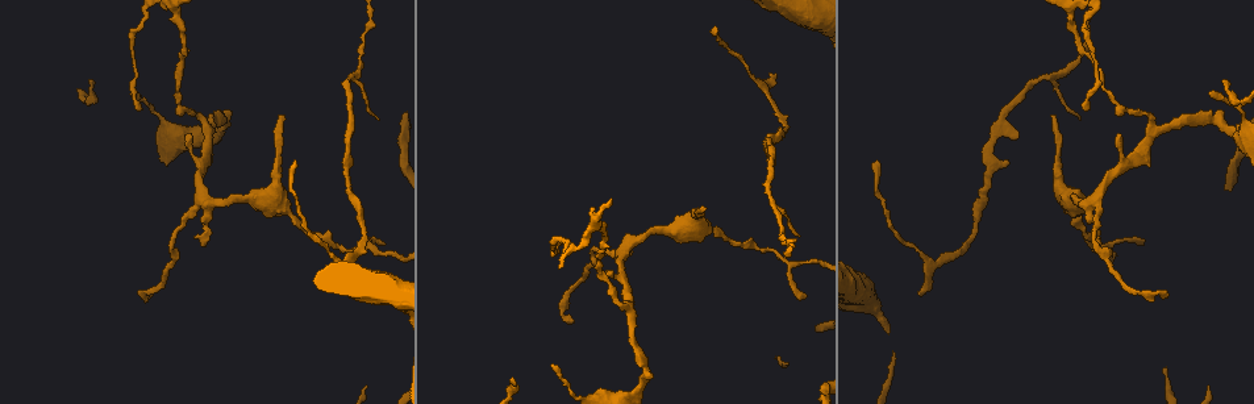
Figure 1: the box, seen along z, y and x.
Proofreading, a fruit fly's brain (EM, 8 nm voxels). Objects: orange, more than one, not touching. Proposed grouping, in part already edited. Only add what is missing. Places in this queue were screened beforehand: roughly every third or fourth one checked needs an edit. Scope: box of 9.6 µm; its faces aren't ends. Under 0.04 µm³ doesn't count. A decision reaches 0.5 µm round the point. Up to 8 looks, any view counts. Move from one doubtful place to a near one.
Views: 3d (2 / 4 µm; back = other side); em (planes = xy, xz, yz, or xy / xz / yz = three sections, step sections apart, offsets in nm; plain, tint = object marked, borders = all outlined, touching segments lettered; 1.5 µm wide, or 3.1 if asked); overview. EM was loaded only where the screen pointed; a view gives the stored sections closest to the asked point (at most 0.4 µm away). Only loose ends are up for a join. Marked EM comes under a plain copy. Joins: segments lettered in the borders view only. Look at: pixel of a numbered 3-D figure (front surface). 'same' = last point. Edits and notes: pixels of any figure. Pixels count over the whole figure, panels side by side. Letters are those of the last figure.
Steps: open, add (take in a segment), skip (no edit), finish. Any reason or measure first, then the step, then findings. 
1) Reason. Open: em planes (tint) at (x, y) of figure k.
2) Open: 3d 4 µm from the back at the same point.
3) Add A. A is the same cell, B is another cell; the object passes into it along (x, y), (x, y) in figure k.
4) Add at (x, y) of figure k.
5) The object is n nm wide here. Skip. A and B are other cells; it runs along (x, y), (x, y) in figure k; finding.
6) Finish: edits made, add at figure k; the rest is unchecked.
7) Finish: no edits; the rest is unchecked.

An open end. Open: 3d 2 µm at (385, 245) of figure 1.

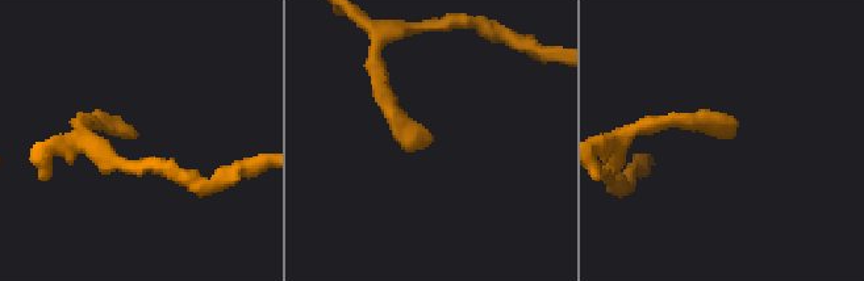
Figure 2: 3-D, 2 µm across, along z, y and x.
Open: em planes (borders) at (433, 136) of figure 2.

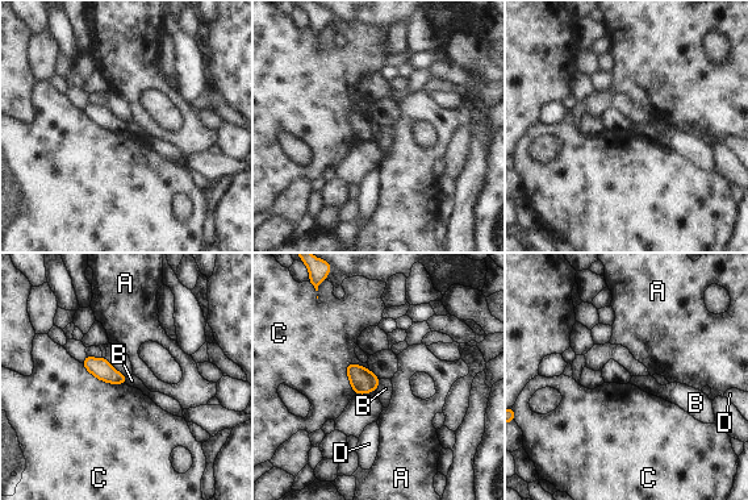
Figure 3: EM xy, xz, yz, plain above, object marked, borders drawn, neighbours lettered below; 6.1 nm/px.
Skip. A, B, C and D are other cells; a border runs along (380, 379), (377, 387) in figure 3; no lettered segment goes on from it.

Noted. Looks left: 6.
Open: em planes (borders) at (877, 163) of figure 1.

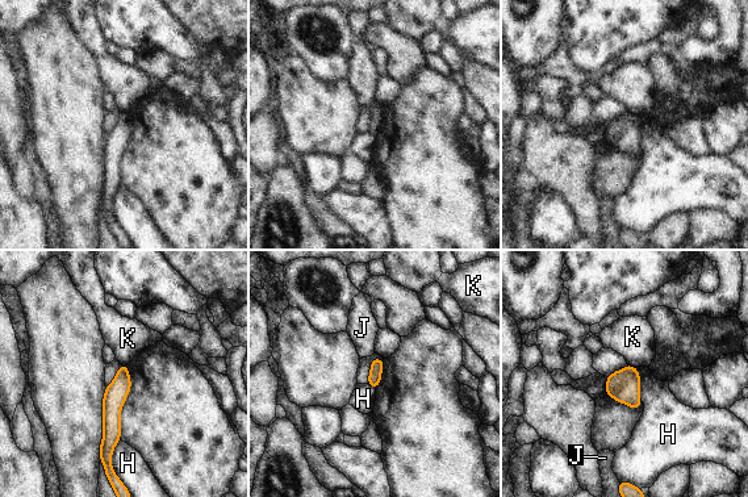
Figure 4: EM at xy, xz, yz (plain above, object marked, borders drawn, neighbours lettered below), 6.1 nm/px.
Skip. H, J and K are other cells; a border runs along (627, 363), (636, 367) in figure 4; none of them fits.

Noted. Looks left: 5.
Free end. Open: 3d 2 µm from the back at (771, 75) of figure 1.

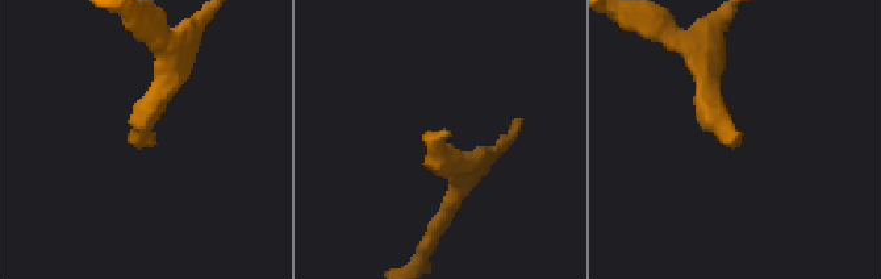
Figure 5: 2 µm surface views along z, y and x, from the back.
Shape alone is not enough. Open: em yz step 4 (tint) at (151, 146) of figure 5.

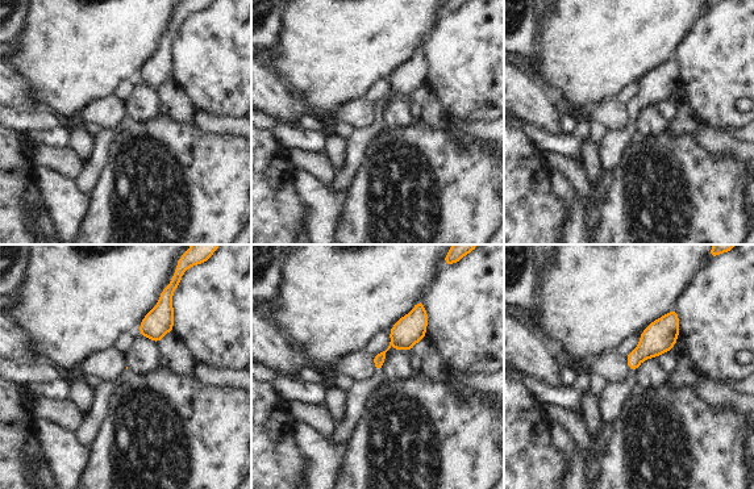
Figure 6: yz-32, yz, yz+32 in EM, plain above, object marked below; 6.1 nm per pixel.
Open: em planes (borders) at the same point.

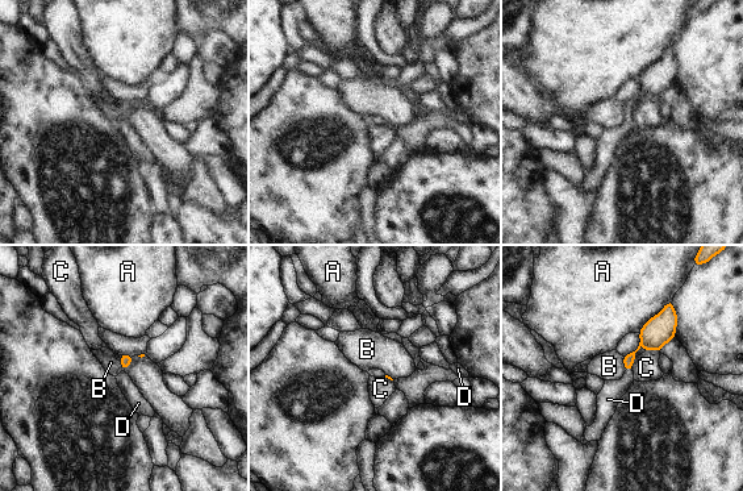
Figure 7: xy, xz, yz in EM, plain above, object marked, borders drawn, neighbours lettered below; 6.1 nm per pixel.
Add D. D is the same cell, A, B and C are other cells; the object passes into it along (651, 337), (627, 370), (608, 399) in figure 7; it goes on there.

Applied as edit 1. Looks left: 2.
Finish: edits made, add at figure 7; the rest is unchecked.

